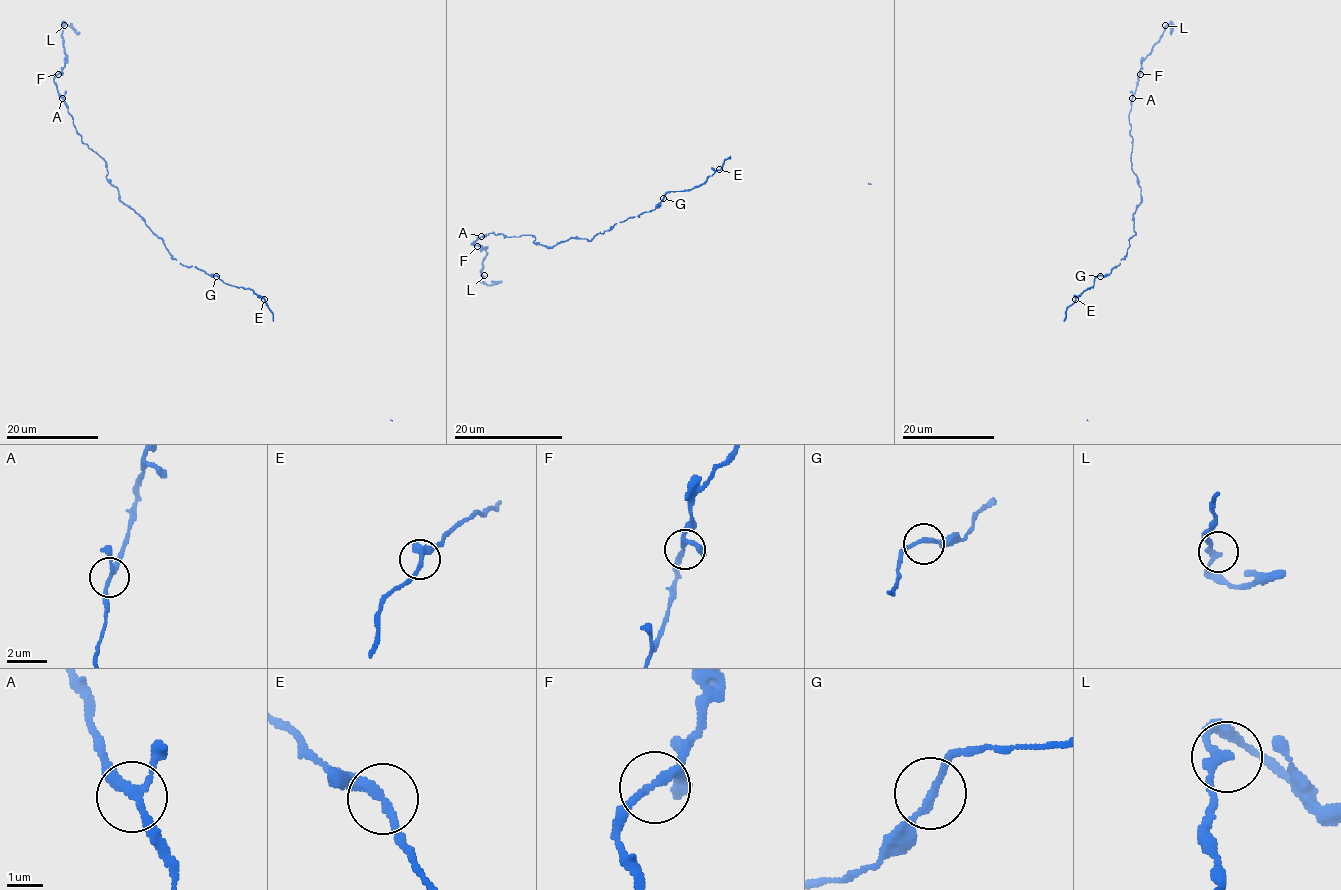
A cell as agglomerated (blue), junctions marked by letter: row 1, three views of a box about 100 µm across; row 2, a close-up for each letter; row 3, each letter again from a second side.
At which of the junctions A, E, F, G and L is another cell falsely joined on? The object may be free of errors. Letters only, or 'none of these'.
none of these

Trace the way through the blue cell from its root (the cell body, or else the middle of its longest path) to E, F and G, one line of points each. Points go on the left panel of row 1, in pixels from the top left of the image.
E: (164, 246), (179, 263), (195, 266), (227, 284), (249, 289), (264, 299)
F: (164, 246), (145, 221), (119, 199), (118, 190), (107, 178), (106, 162), (81, 140), (54, 81), (58, 74)
G: (164, 246), (179, 263), (195, 266), (216, 276)

